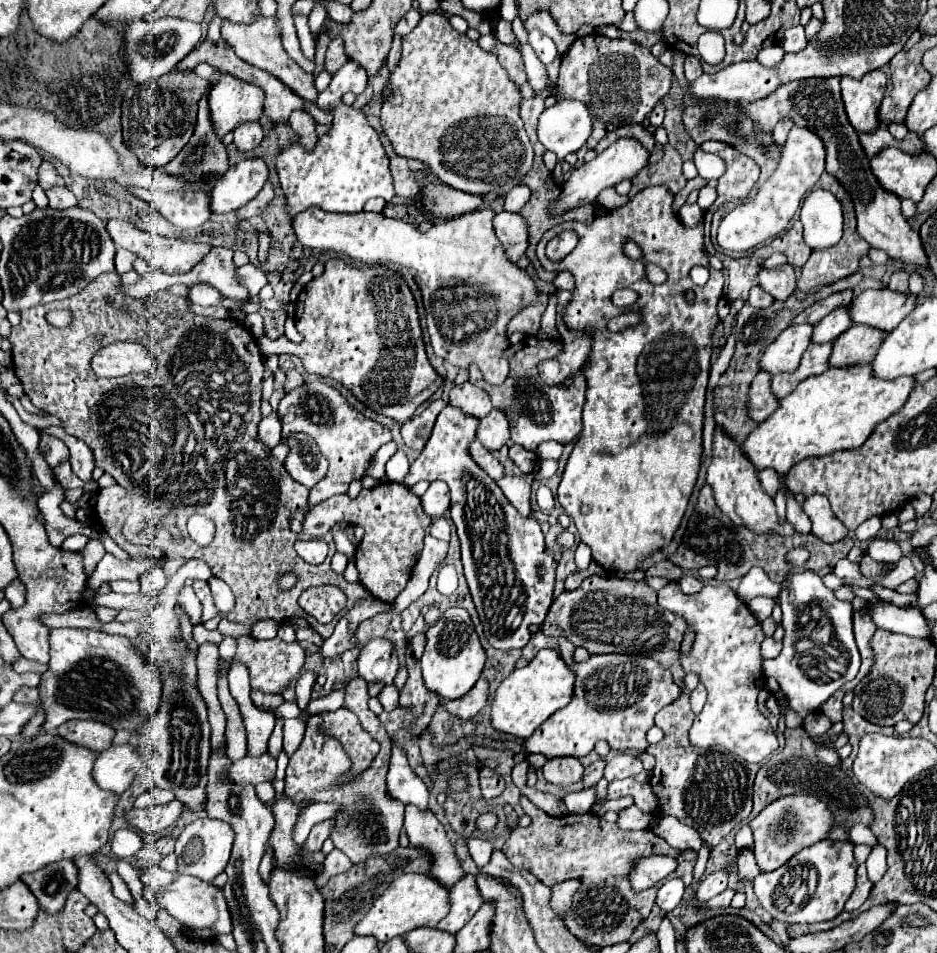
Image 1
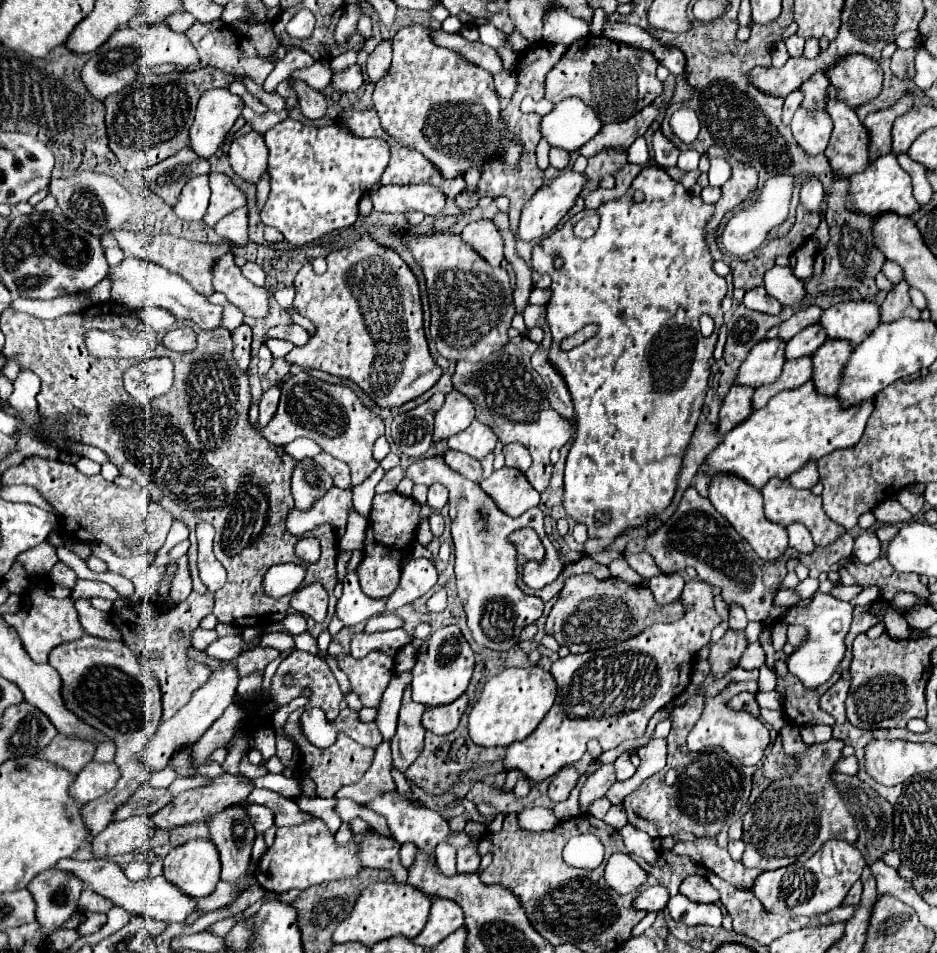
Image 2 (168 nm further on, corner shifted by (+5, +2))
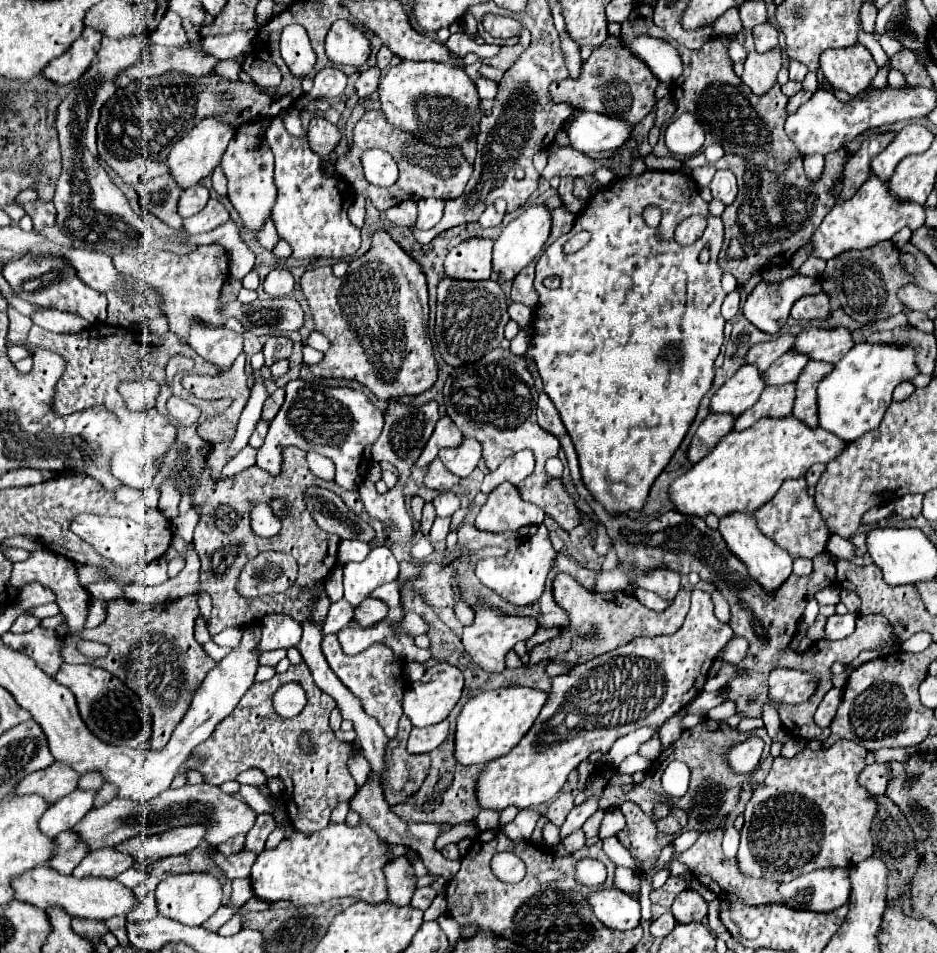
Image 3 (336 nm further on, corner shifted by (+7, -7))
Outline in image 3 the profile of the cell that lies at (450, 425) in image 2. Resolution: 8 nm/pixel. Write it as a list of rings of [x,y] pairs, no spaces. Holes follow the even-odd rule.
[[[442,415],[440,421],[436,423],[436,429],[430,437],[430,441],[426,443],[422,455],[418,457],[418,467],[426,467],[430,465],[434,459],[436,459],[436,453],[442,449],[442,447],[454,447],[454,445],[460,445],[462,443],[462,433],[460,429],[454,425],[454,421],[450,421],[448,415]]]

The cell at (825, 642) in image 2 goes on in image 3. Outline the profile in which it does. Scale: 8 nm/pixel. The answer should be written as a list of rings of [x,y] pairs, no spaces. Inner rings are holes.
[[[846,613],[846,615],[830,615],[826,619],[826,627],[824,627],[824,637],[848,637],[854,631],[854,621],[856,615],[854,613]]]

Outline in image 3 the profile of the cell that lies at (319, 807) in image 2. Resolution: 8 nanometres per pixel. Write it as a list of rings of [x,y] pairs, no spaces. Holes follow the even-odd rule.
[[[344,801],[344,803],[338,803],[338,807],[332,811],[332,815],[330,815],[330,823],[332,825],[338,825],[338,823],[344,823],[346,821],[346,815],[348,815],[348,803]]]

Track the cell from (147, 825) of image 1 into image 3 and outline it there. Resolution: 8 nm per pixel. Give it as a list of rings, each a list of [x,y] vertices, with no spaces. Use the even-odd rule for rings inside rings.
[[[102,847],[96,851],[90,851],[82,863],[74,869],[76,877],[110,877],[114,879],[116,875],[120,875],[122,871],[126,871],[128,867],[132,867],[134,857],[118,851],[114,847]]]

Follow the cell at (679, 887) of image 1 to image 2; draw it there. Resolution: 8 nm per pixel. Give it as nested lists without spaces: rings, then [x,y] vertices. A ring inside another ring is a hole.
[[[652,886],[644,892],[640,892],[634,902],[632,902],[632,908],[636,910],[662,910],[668,902],[668,890],[662,888],[662,886]]]

